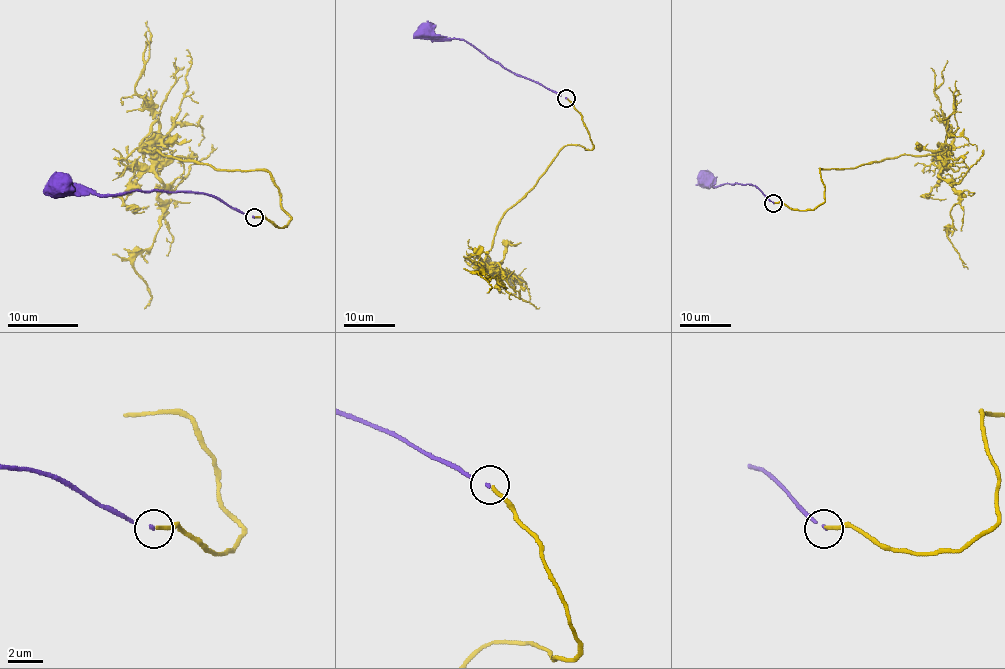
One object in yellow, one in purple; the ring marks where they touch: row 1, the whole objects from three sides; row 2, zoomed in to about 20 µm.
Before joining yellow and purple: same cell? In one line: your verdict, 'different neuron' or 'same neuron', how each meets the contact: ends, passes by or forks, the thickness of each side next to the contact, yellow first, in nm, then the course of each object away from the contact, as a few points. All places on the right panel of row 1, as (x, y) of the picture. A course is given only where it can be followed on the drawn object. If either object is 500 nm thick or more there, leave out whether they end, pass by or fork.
same neuron; yellow ends there; purple ends there; 240 nm thick on the yellow side, 130 nm on the other; yellow runs (772, 203), (800, 210), (821, 204), (820, 169), (937, 154), (939, 174), (958, 201), (948, 239), (967, 270); purple runs (772, 203), (756, 186), (727, 183), (715, 186), (702, 173)

